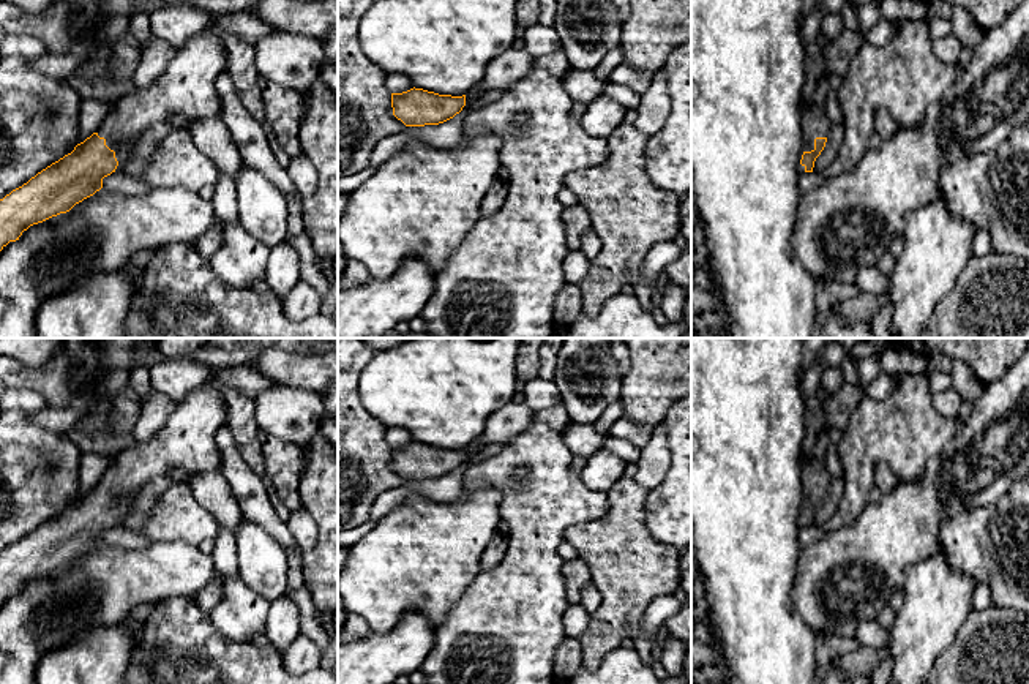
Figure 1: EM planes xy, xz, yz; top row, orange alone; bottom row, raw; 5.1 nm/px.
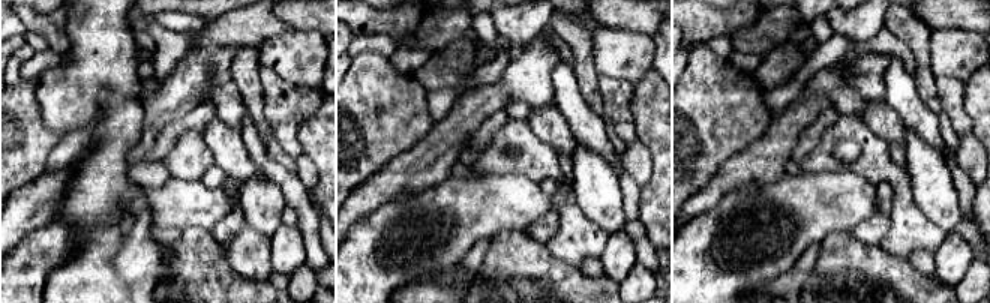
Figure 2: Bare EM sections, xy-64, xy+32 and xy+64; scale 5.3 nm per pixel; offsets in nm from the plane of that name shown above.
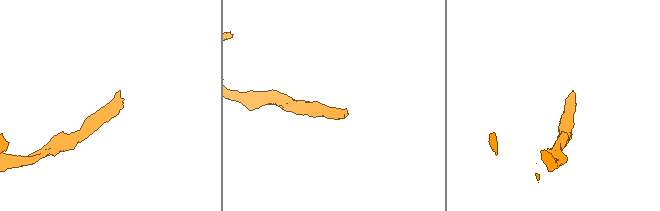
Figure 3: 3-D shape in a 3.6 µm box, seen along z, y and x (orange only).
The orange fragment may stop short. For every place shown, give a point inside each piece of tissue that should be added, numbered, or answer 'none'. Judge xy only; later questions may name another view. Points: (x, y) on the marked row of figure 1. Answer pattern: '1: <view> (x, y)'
1: xy (187, 89)

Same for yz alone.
1: yz (815, 124)

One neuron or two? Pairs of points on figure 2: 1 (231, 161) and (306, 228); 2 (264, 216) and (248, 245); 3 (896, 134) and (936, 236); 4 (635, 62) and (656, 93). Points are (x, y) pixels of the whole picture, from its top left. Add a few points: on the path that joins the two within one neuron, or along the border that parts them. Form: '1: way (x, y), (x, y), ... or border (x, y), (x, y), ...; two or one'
1: border (240, 137), (249, 159), (261, 171); two
2: border (246, 221), (269, 237); two
3: border (863, 119), (887, 144); two
4: border (650, 69), (633, 84); two

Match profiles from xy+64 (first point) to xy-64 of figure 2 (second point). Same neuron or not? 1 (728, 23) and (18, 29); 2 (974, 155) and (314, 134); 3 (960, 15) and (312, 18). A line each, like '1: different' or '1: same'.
1: different
2: different
3: same

